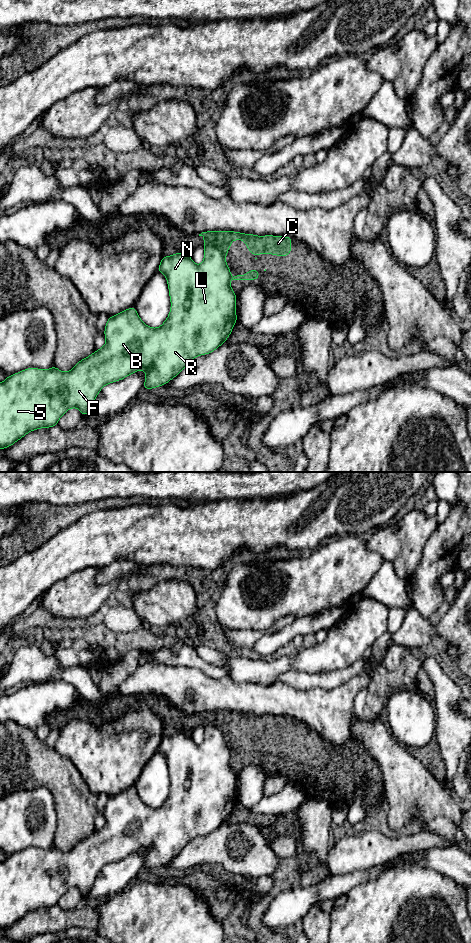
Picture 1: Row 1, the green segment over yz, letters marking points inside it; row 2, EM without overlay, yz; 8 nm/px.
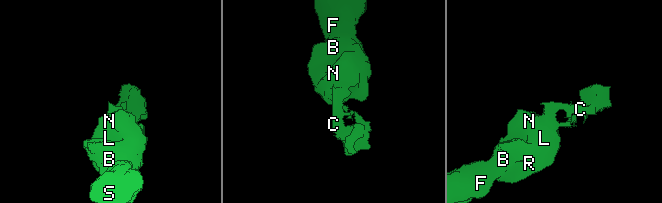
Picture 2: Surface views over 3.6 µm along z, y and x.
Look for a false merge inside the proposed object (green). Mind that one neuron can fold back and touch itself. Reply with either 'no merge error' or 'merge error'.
merge error

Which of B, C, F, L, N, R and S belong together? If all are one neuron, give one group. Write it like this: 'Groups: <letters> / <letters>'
Groups: B F L N R S / C

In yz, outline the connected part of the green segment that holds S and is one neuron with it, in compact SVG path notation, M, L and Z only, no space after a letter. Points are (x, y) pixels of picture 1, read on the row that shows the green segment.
M204 245L204 259L201 265L196 265L190 255L184 252L175 253L172 256L163 256L157 272L162 273L166 276L167 284L169 288L169 297L171 301L171 308L169 316L166 318L164 323L158 328L151 328L147 326L138 316L135 306L128 308L120 312L117 315L108 317L104 336L106 337L106 343L101 349L97 349L90 356L80 360L72 370L68 372L61 372L56 366L52 366L48 370L38 369L30 367L28 369L21 370L19 373L12 374L8 376L3 382L0 383L0 449L4 449L12 446L16 441L23 438L28 432L40 429L40 428L50 428L58 425L58 421L63 414L65 414L69 409L77 407L82 416L86 416L93 406L93 402L96 399L98 393L101 391L102 387L122 380L132 373L135 373L141 369L146 371L145 382L143 390L149 390L162 385L166 385L170 380L176 377L195 357L199 355L210 354L215 351L219 346L221 346L225 341L227 341L229 335L233 330L233 326L237 322L236 315L236 302L237 296L230 286L230 268L228 267L225 258L222 253L214 245Z

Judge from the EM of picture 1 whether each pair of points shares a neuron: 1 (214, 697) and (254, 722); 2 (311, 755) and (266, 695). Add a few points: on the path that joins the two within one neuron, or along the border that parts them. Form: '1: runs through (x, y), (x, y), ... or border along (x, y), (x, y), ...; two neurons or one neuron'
1: border along (213, 711), (240, 711), (260, 716); two neurons
2: border along (294, 718), (302, 721), (316, 732); two neurons

